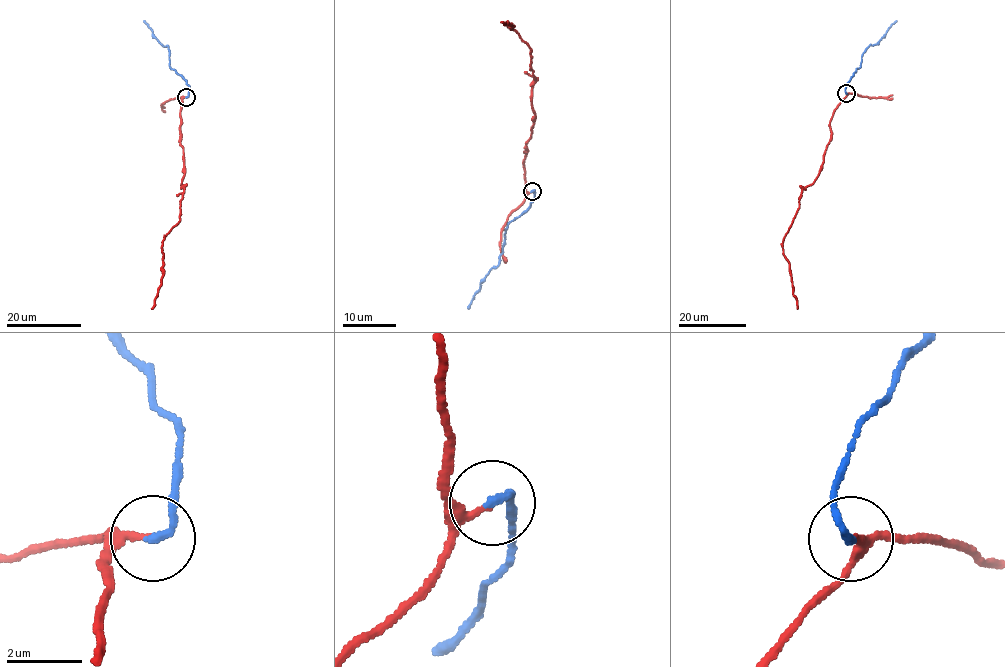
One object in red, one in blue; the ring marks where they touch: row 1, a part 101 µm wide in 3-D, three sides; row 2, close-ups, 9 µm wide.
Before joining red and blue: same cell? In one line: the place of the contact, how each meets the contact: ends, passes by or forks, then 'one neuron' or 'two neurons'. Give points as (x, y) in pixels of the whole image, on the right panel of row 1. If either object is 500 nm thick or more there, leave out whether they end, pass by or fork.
at (846, 93); red ends there; blue ends there; one neuron

